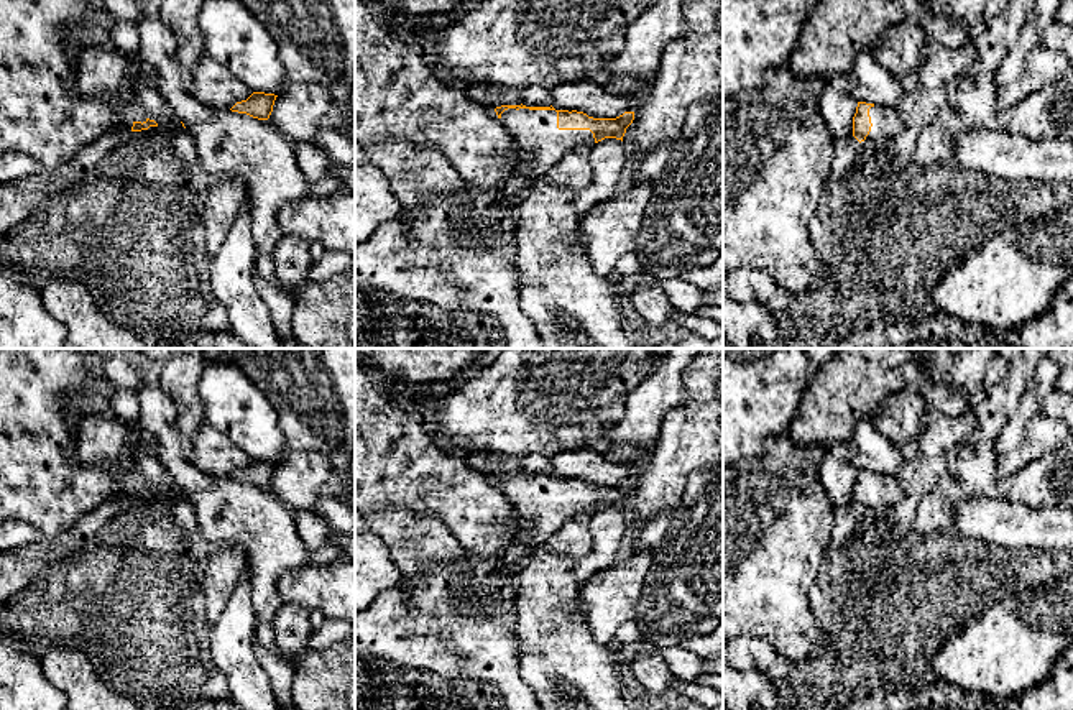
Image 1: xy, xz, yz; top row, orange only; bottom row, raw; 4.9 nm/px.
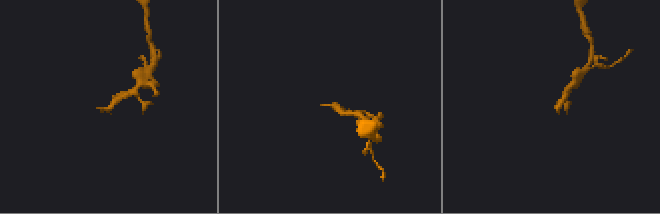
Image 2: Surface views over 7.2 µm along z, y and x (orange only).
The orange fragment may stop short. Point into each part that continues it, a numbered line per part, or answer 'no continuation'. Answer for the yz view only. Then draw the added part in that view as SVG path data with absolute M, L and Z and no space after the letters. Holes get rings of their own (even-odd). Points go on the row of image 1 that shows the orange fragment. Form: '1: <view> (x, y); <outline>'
1: yz (886, 124); M874 105L869 108L871 131L861 148L868 151L869 161L877 161L877 158L886 151L887 143L904 131L904 122L896 108Z

